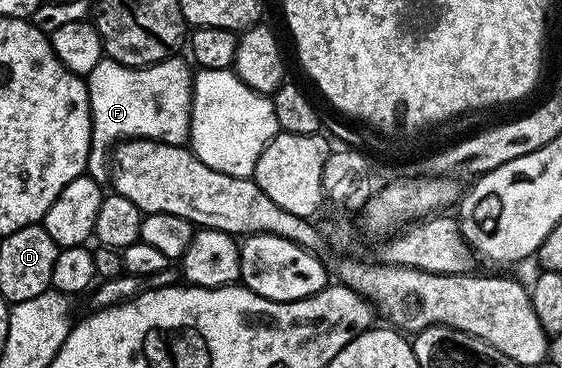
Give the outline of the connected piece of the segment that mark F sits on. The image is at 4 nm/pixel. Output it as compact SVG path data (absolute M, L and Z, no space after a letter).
M105 58L90 70L86 83L92 111L92 149L87 175L101 182L109 179L109 153L121 140L161 140L164 144L181 146L189 143L194 72L187 59L180 59L163 60L147 68L127 68Z

